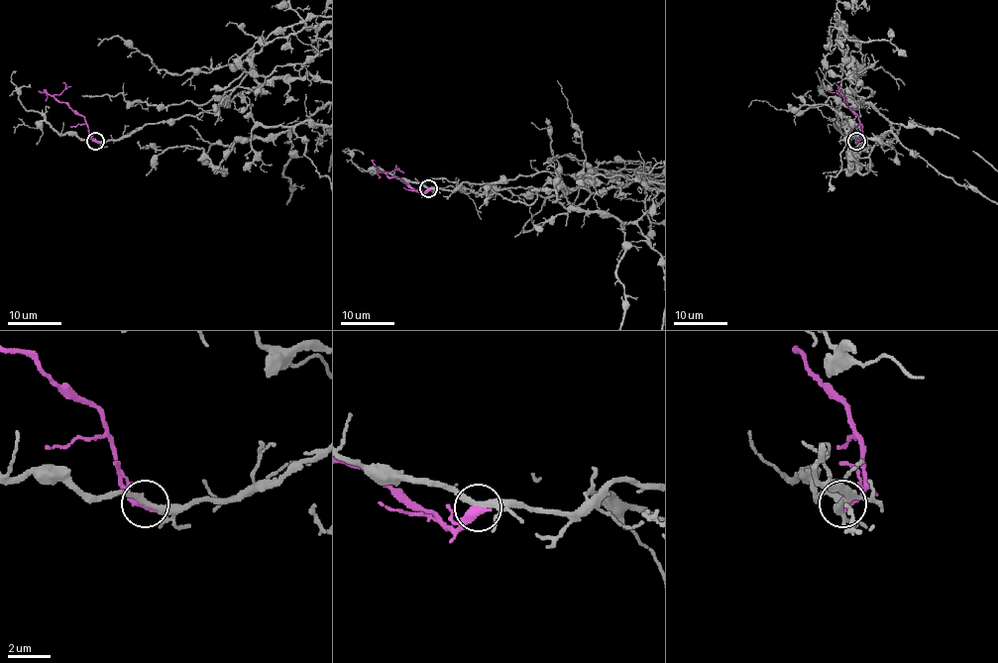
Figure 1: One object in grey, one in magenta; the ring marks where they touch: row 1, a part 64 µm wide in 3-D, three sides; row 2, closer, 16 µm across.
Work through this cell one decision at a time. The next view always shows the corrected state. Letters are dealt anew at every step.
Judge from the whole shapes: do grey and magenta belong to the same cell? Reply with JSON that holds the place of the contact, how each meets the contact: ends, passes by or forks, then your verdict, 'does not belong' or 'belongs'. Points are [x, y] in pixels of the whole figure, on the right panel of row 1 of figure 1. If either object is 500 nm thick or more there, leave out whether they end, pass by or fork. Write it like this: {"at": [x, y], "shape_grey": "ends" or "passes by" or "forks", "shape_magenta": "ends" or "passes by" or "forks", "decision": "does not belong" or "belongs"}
{"at": [856, 141], "shape_grey": "passes by", "shape_magenta": "ends", "decision": "does not belong"}

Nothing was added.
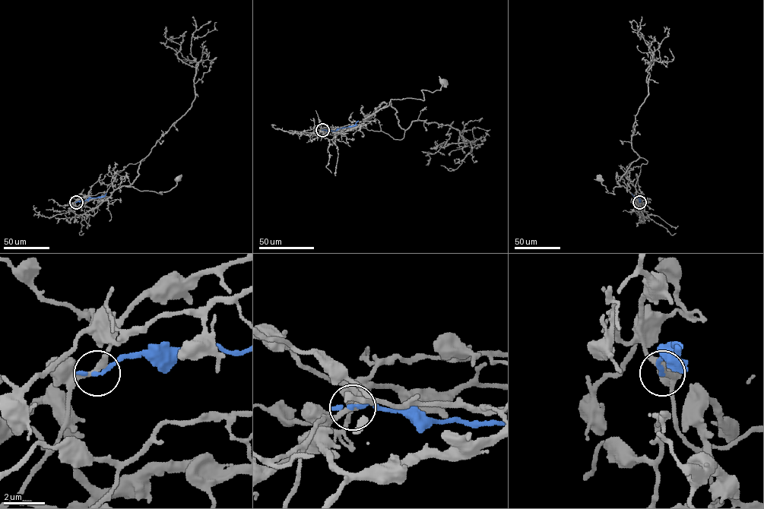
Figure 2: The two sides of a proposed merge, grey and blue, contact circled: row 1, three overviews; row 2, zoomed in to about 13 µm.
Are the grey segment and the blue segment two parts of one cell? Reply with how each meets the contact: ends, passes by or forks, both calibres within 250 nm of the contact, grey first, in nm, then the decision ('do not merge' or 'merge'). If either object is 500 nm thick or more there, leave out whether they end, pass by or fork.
grey passes by; blue ends there; 280 nm thick on the grey side, 240 nm on the other; do not merge

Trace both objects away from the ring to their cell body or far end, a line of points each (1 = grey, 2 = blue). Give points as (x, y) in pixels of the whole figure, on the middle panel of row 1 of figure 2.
1: (322, 130), (360, 126), (366, 118), (386, 107), (391, 99), (423, 100), (422, 90), (439, 90), (442, 82)
2: (322, 130), (334, 131), (354, 126), (358, 121)

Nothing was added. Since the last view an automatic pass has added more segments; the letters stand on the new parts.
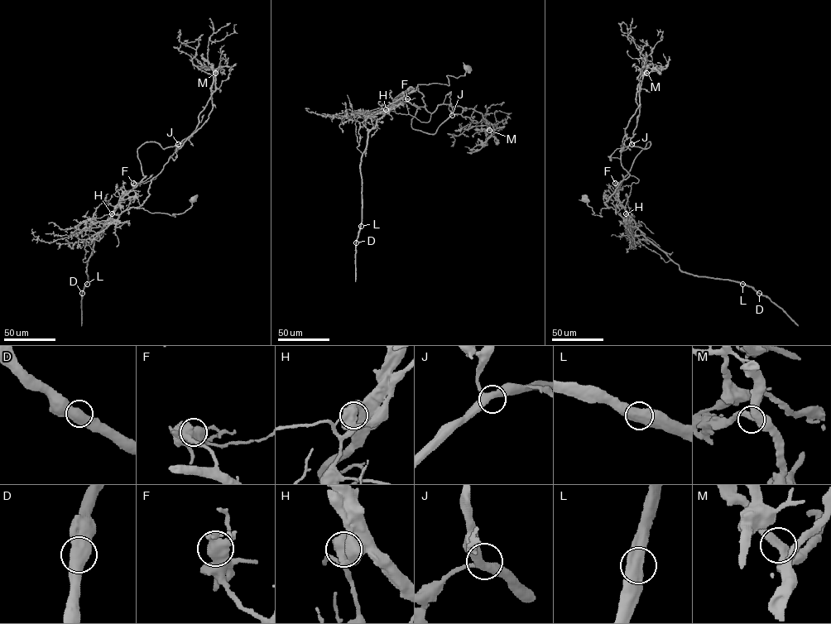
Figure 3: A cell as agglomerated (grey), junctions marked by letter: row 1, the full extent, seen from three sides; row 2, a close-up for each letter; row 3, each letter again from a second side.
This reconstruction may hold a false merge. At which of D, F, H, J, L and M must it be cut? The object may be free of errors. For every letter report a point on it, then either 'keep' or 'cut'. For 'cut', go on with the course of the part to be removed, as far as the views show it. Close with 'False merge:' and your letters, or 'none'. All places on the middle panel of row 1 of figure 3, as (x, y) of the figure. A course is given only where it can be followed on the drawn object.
D: place (356, 242); keep
F: place (407, 98); keep
H: place (386, 109); cut; course (386, 109), (409, 102), (419, 108), (411, 127), (431, 134), (453, 115), (486, 119), (491, 136), (467, 152)
J: place (452, 115); keep
L: place (361, 226); keep
M: place (489, 130); keep
False merge: H

